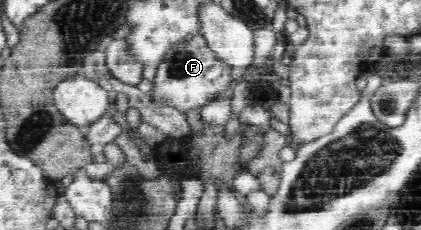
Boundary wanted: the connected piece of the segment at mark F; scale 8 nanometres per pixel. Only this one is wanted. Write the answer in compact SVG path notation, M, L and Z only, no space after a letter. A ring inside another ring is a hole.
M199 31L193 32L187 38L171 44L163 53L155 78L154 101L161 105L170 104L182 112L198 108L227 85L231 71L233 68L217 57L204 36Z

